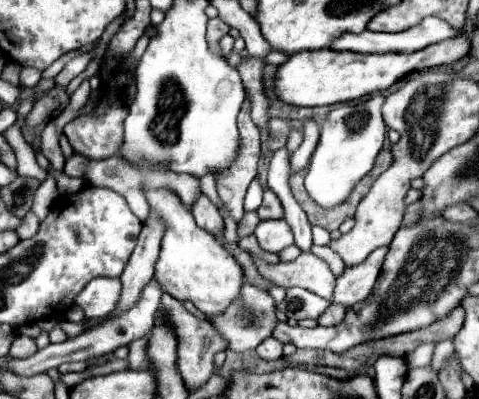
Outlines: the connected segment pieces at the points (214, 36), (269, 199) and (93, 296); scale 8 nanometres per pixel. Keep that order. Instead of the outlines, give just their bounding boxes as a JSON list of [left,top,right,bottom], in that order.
[[206,17,230,55],[258,189,284,219],[74,277,122,319]]

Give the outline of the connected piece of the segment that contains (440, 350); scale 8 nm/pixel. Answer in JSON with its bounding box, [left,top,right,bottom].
[432,339,454,371]

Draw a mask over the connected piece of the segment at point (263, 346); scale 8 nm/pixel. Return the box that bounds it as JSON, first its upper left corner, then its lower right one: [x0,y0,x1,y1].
[256,337,282,359]

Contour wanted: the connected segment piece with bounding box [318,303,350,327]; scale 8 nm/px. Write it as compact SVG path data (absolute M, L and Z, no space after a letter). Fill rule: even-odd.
M332 303L328 307L328 311L324 311L324 315L320 315L318 323L324 325L324 327L332 327L332 325L338 325L344 321L344 315L350 307L344 307L344 305L338 305L338 303Z

